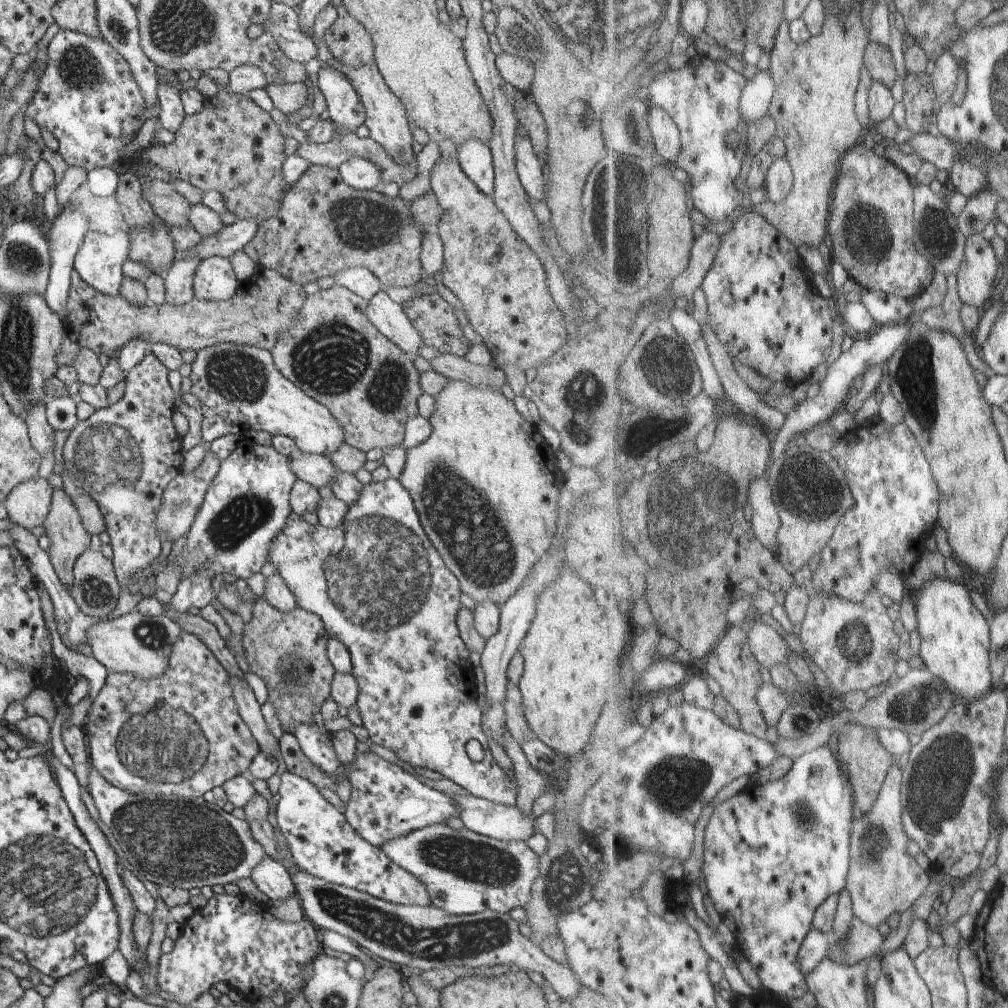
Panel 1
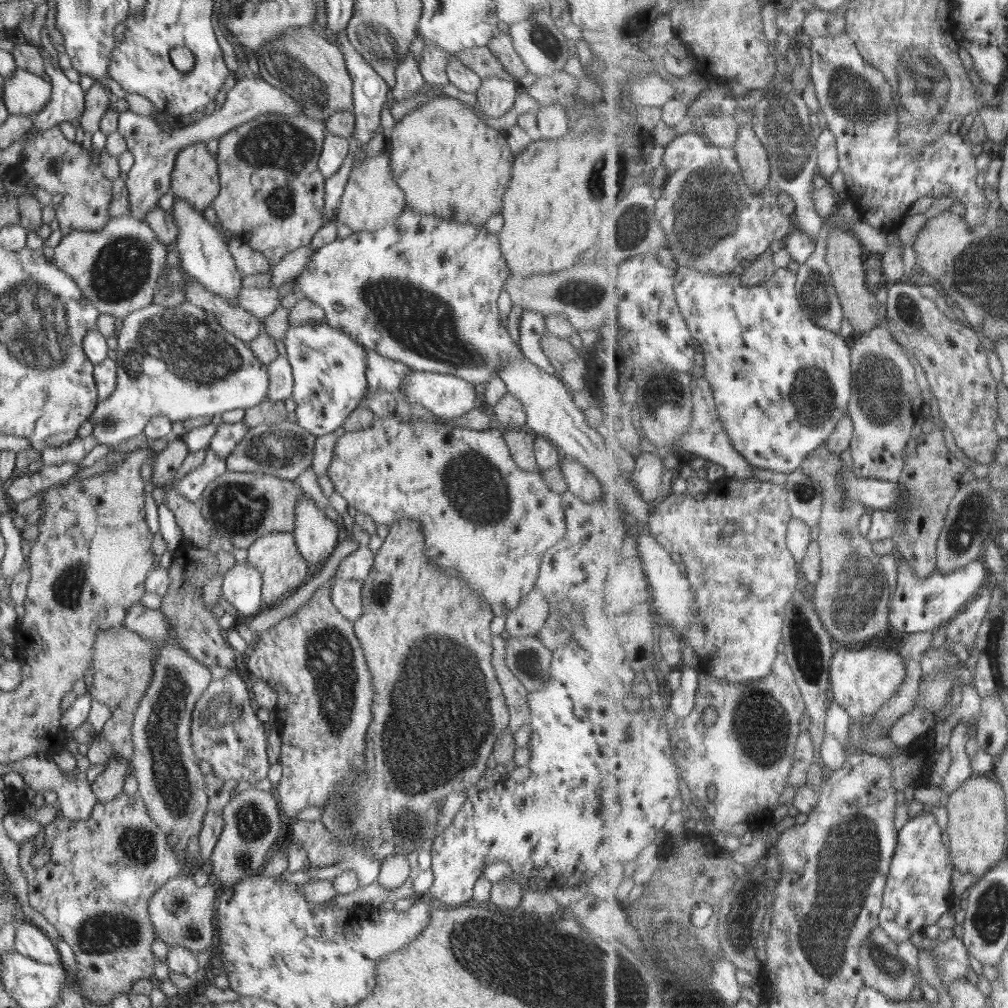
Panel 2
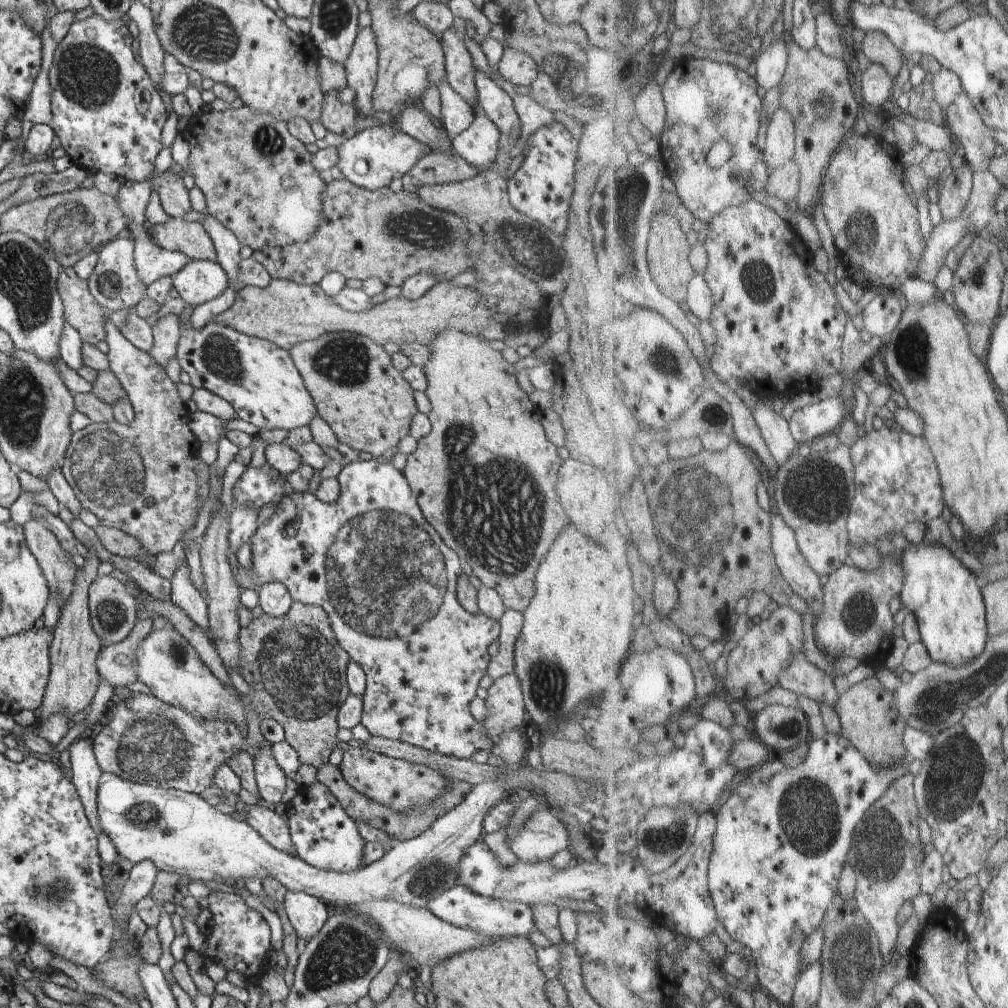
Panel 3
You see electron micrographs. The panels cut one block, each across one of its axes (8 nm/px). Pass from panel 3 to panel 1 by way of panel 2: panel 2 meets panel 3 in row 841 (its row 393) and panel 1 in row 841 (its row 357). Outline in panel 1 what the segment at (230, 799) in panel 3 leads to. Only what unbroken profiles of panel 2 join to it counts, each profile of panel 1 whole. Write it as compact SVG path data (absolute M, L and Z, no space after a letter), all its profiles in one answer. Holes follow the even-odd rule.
M273 828L278 842L276 861L283 864L296 884L303 916L319 931L333 930L357 942L366 952L390 960L400 966L418 970L431 970L444 966L517 965L526 972L536 971L544 976L563 1001L571 1001L582 984L569 966L564 966L544 953L530 937L520 933L518 923L509 914L486 909L475 915L452 916L432 906L398 905L386 902L366 893L332 884L309 875L296 866L284 834Z

